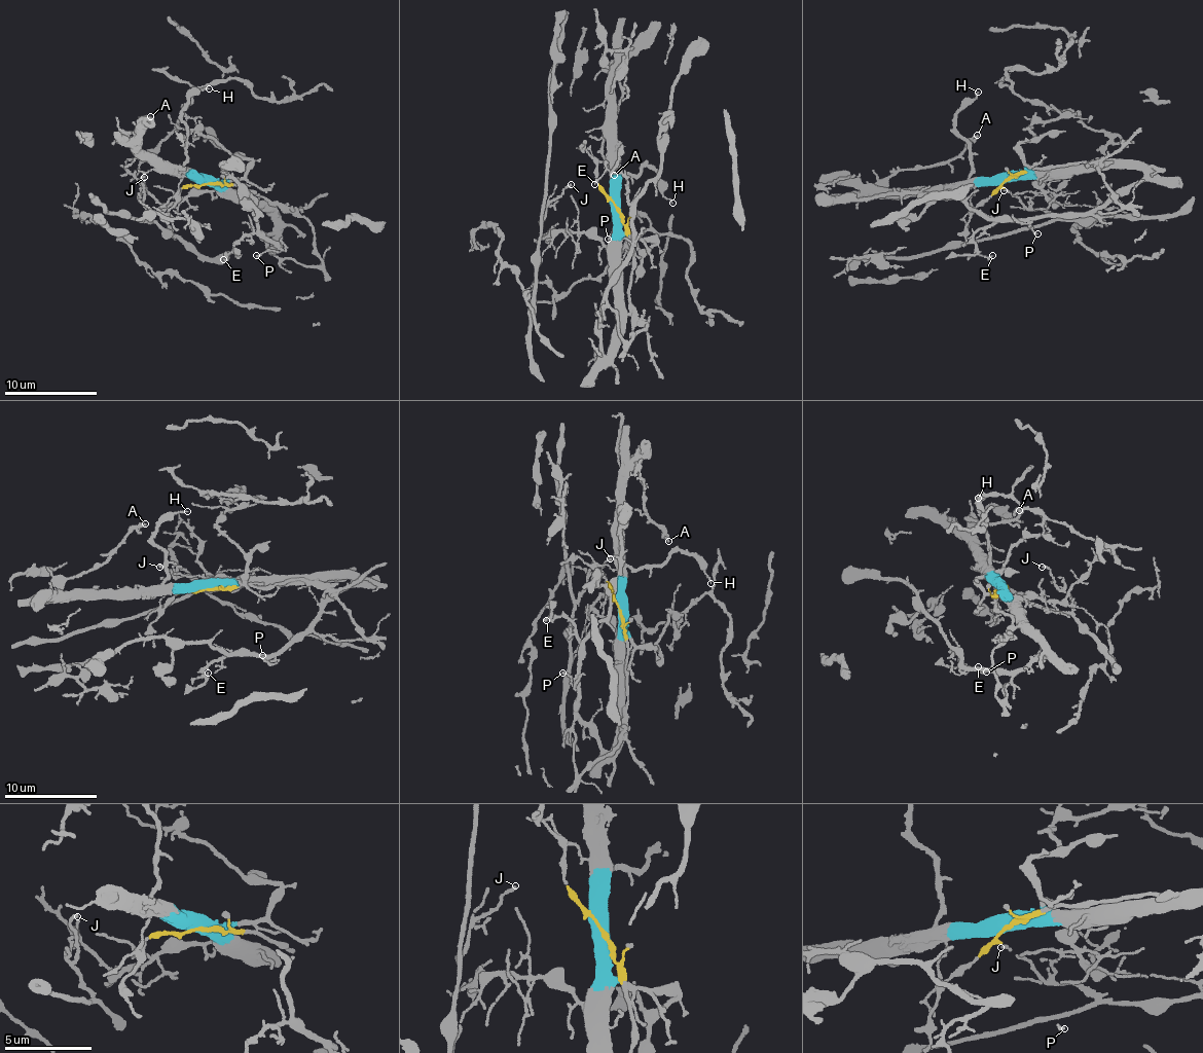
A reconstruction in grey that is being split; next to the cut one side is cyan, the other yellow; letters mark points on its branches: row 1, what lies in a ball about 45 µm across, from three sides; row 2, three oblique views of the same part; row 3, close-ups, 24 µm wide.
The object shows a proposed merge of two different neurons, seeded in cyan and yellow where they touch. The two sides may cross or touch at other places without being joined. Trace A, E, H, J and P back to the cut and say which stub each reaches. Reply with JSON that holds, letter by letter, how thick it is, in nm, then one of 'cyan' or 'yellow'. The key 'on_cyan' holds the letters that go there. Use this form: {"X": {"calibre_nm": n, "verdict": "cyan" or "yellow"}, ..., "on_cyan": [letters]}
{"A": {"calibre_nm": 180, "verdict": "cyan"}, "E": {"calibre_nm": 130, "verdict": "cyan"}, "H": {"calibre_nm": 100, "verdict": "cyan"}, "J": {"calibre_nm": 150, "verdict": "cyan"}, "P": {"calibre_nm": 130, "verdict": "cyan"}, "on_cyan": ["A", "E", "H", "J", "P"]}

